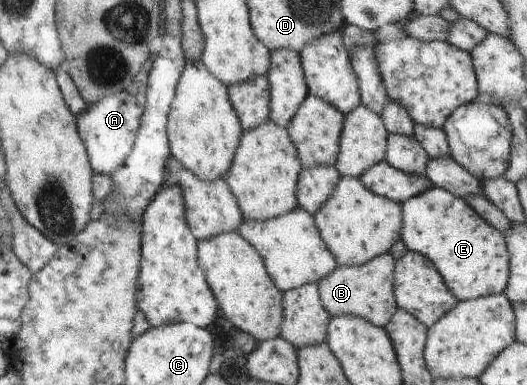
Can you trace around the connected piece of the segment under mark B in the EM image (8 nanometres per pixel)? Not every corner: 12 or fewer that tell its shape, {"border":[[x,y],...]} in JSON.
{"border":[[390,253],[318,281],[330,317],[384,328],[397,311]]}

